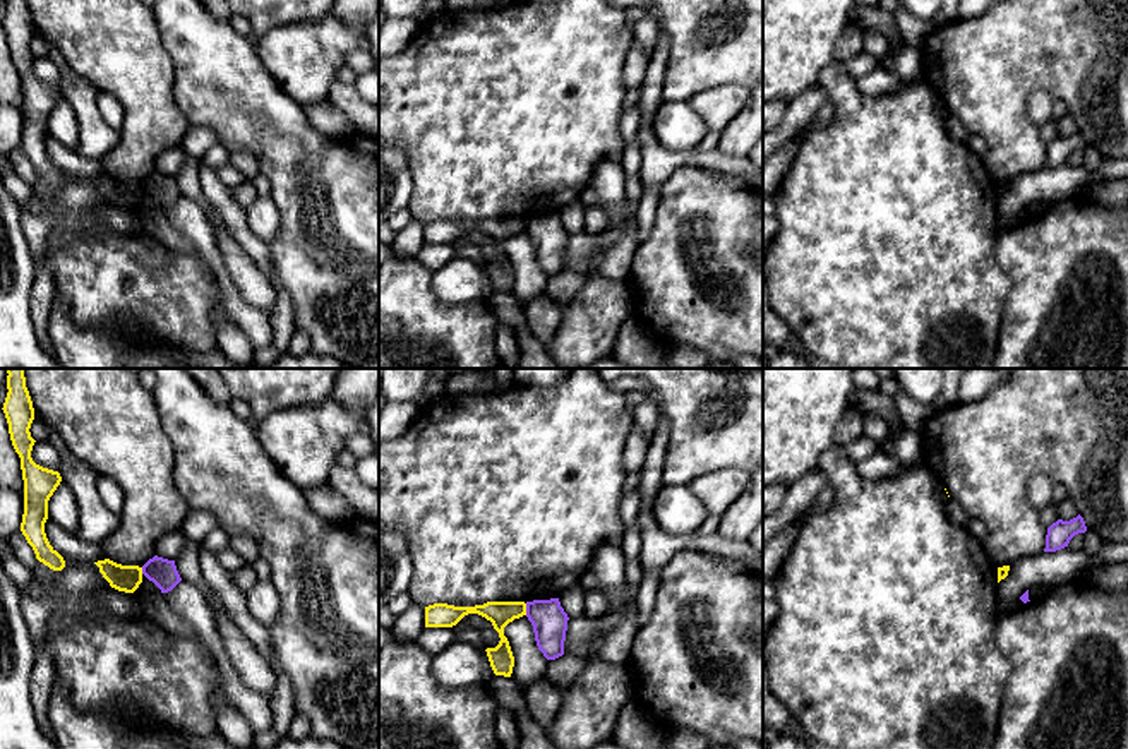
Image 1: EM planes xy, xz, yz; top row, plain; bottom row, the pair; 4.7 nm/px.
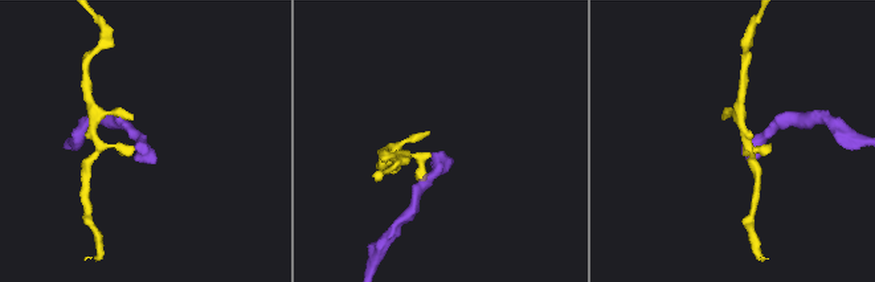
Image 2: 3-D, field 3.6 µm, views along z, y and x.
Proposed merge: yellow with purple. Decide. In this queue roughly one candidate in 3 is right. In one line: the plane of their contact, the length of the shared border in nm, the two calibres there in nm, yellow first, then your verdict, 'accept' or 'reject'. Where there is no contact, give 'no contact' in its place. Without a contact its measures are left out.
xz | 60 nm | 110/170 nm | reject

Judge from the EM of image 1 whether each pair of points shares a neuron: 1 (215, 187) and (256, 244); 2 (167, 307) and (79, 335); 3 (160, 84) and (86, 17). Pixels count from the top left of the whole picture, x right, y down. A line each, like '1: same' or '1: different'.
1: same
2: different
3: same

